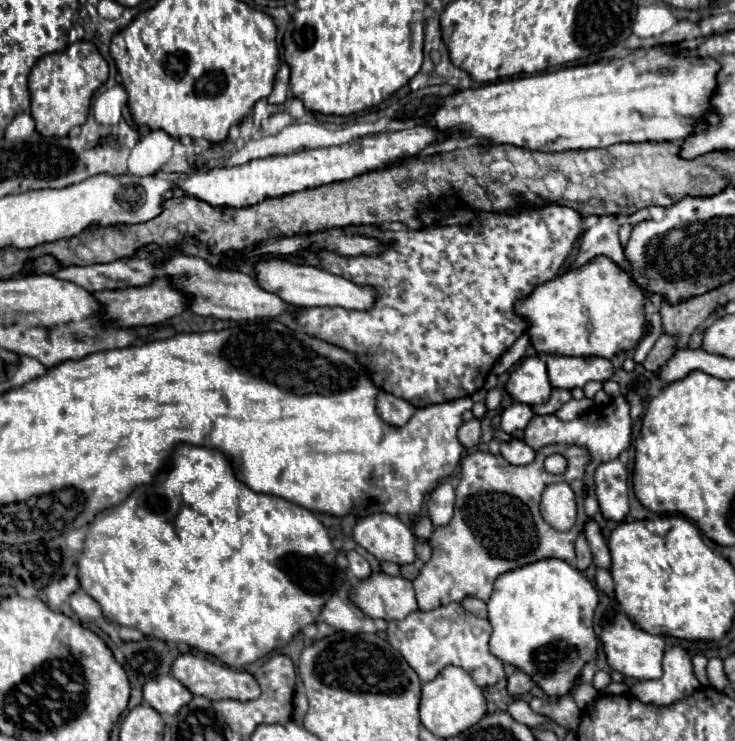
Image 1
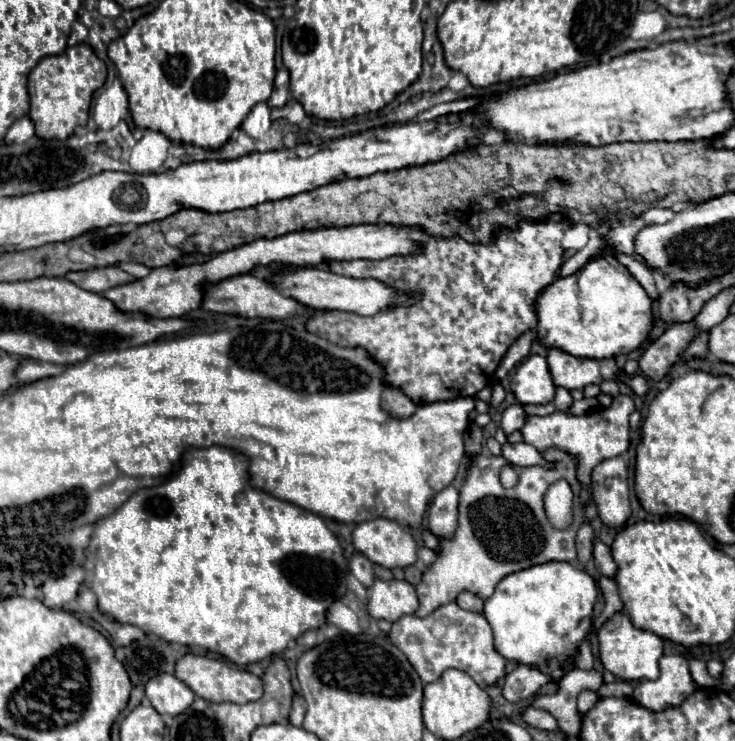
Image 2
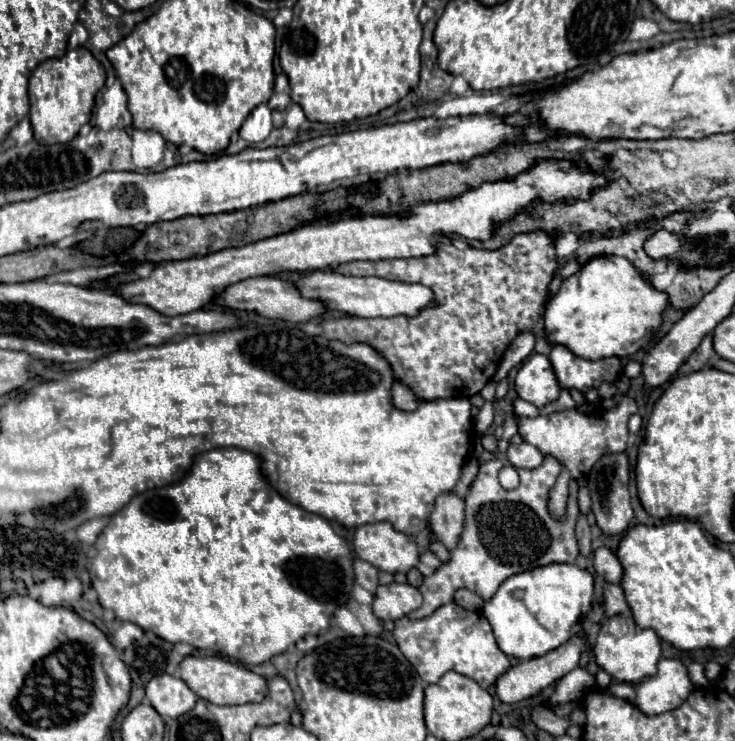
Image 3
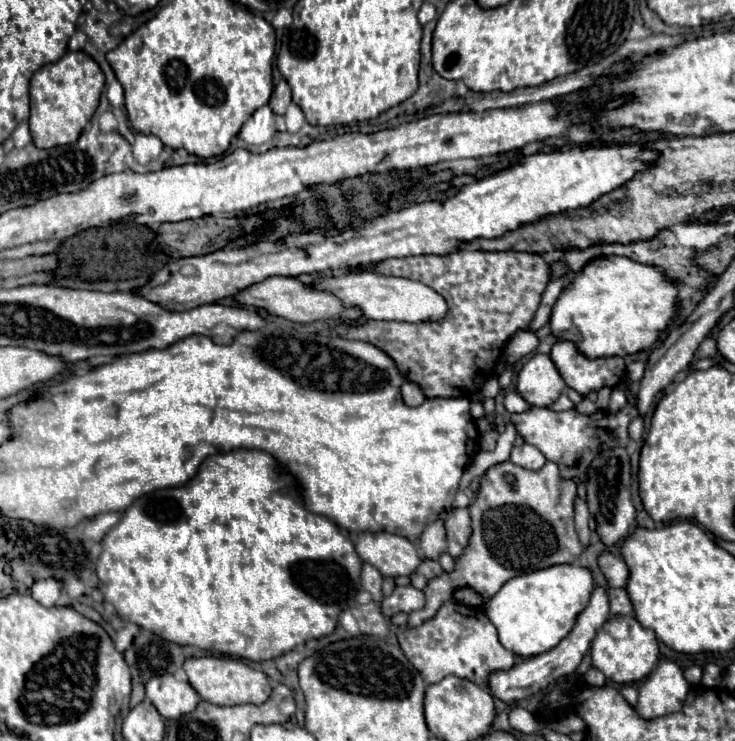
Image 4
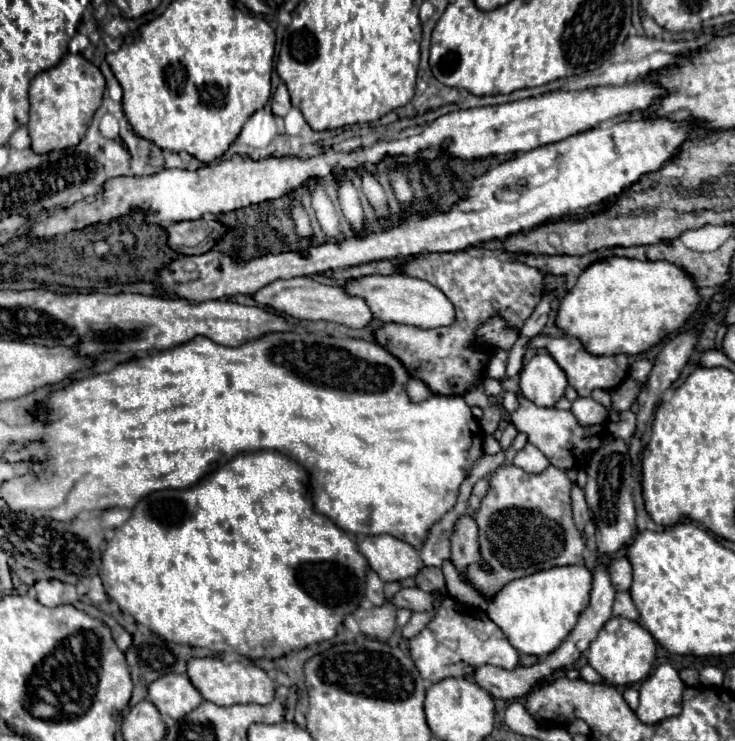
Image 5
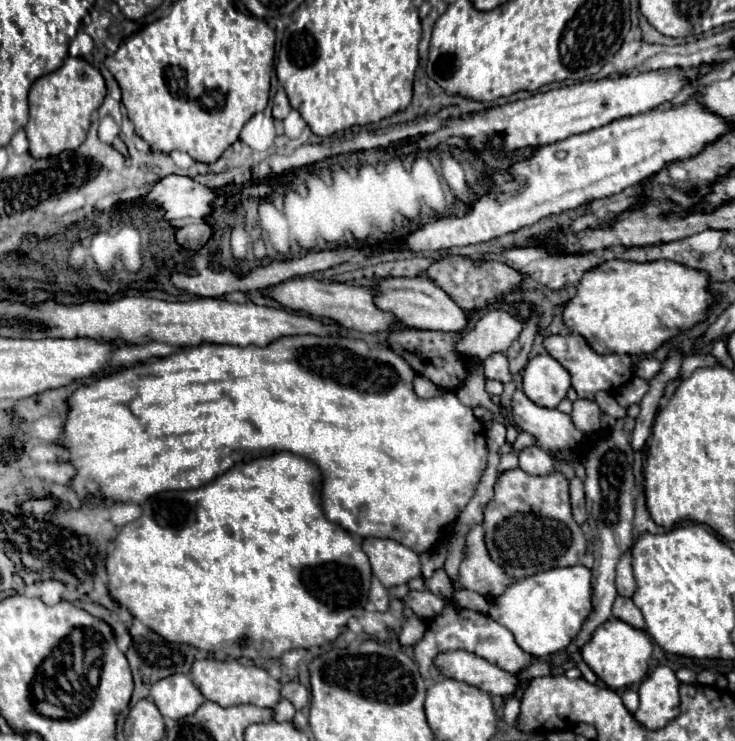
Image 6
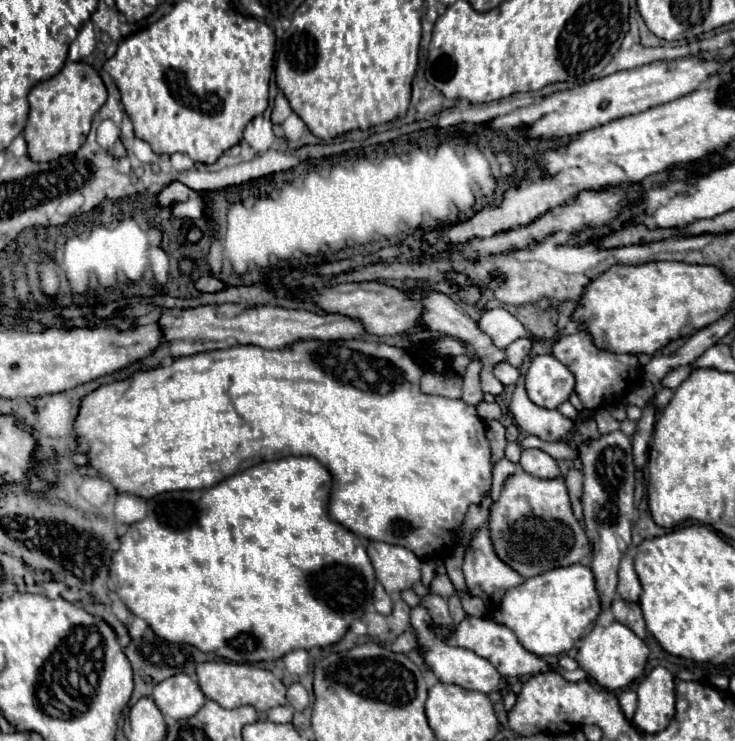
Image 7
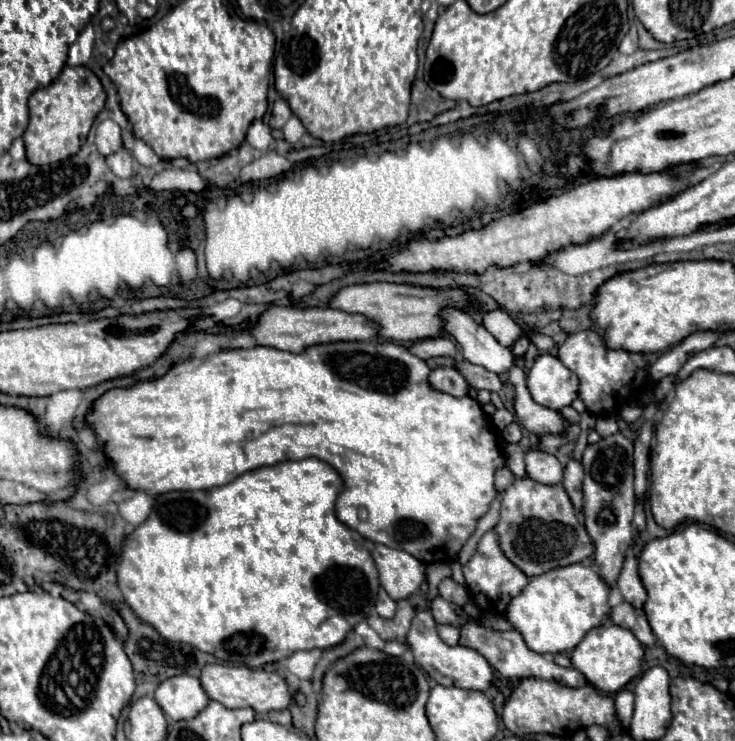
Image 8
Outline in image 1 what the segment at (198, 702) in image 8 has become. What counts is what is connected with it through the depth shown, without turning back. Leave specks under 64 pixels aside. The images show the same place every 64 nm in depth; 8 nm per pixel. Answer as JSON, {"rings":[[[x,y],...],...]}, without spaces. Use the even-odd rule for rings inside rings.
{"rings":[[[162,674],[144,684],[144,700],[160,714],[176,714],[192,700],[192,692],[172,674]]]}

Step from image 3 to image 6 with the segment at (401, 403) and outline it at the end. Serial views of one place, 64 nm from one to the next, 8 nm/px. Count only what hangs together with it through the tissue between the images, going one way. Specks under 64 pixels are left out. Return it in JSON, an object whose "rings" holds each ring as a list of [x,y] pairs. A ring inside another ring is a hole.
{"rings":[[[418,376],[418,378],[414,380],[414,392],[416,392],[420,398],[432,398],[432,396],[442,396],[442,394],[446,394],[448,390],[432,384],[432,380],[428,380],[428,378],[424,378],[424,376]]]}

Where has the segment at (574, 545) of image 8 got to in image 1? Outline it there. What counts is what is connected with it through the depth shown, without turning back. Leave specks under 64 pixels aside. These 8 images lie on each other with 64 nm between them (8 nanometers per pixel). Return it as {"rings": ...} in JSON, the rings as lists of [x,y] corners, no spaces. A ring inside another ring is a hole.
{"rings":[[[544,446],[538,450],[536,460],[526,466],[512,466],[502,456],[490,452],[474,452],[462,458],[462,480],[456,488],[454,518],[444,528],[434,528],[430,546],[432,558],[426,562],[414,580],[418,608],[422,612],[460,602],[464,596],[476,596],[488,600],[494,580],[520,566],[544,560],[560,558],[574,560],[574,540],[582,532],[588,516],[584,514],[584,470],[588,464],[588,452],[578,446]],[[550,454],[562,454],[568,460],[564,474],[548,474],[544,470],[544,458]],[[566,482],[574,488],[578,500],[578,520],[568,532],[558,532],[544,522],[540,514],[540,496],[548,484]]]}

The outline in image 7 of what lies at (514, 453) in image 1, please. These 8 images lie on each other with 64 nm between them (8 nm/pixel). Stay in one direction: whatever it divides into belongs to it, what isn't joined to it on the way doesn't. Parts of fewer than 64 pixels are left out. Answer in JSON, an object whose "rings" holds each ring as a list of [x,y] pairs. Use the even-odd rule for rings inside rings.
{"rings":[[[522,450],[522,458],[520,458],[522,470],[528,472],[530,476],[536,476],[540,480],[554,480],[554,478],[562,478],[558,462],[542,452],[542,450]]]}

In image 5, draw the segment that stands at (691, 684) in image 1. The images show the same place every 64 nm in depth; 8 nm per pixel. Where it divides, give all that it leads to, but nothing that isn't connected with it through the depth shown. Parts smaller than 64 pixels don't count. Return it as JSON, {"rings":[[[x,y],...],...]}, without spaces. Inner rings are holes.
{"rings":[[[660,664],[640,686],[640,706],[636,716],[644,724],[660,724],[660,720],[680,714],[684,682],[670,664]]]}

